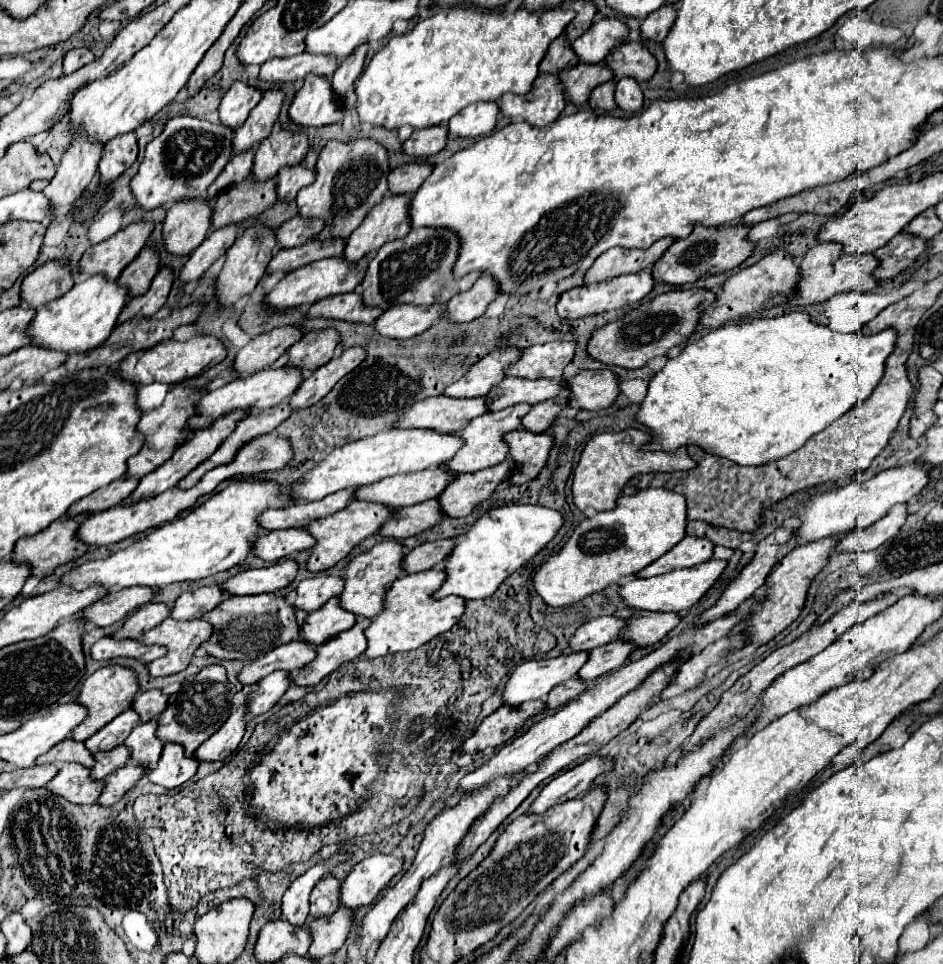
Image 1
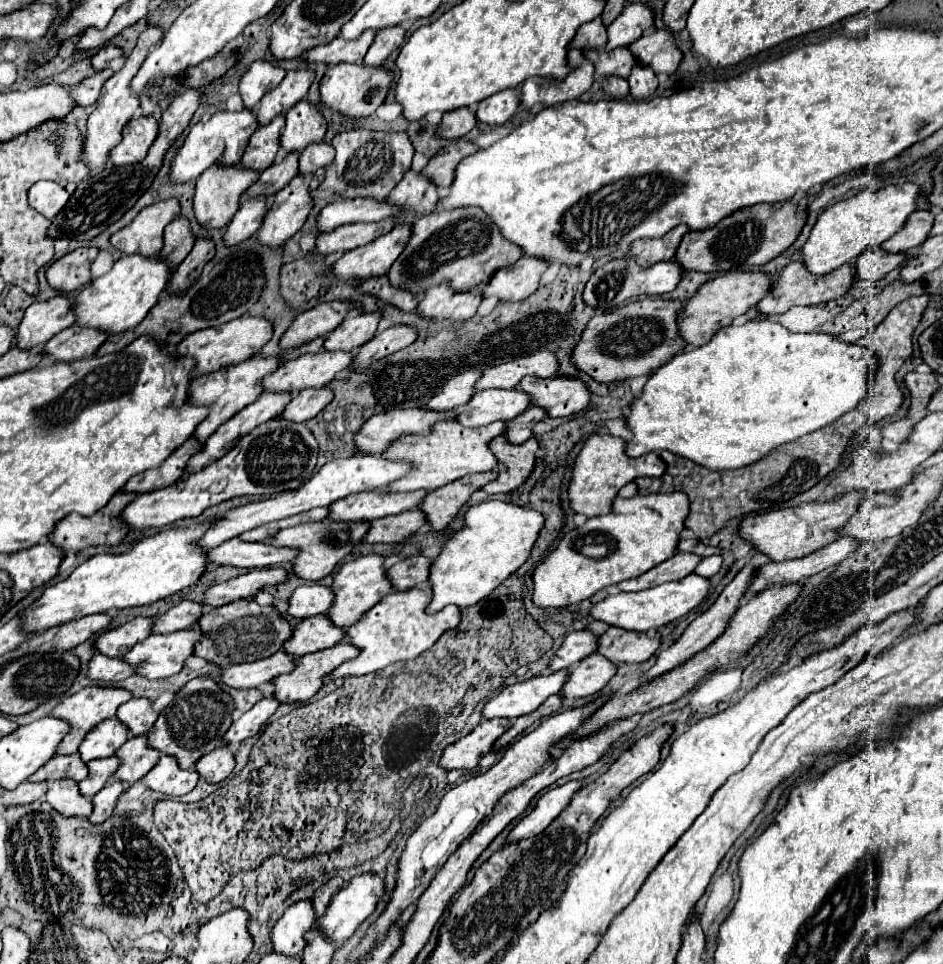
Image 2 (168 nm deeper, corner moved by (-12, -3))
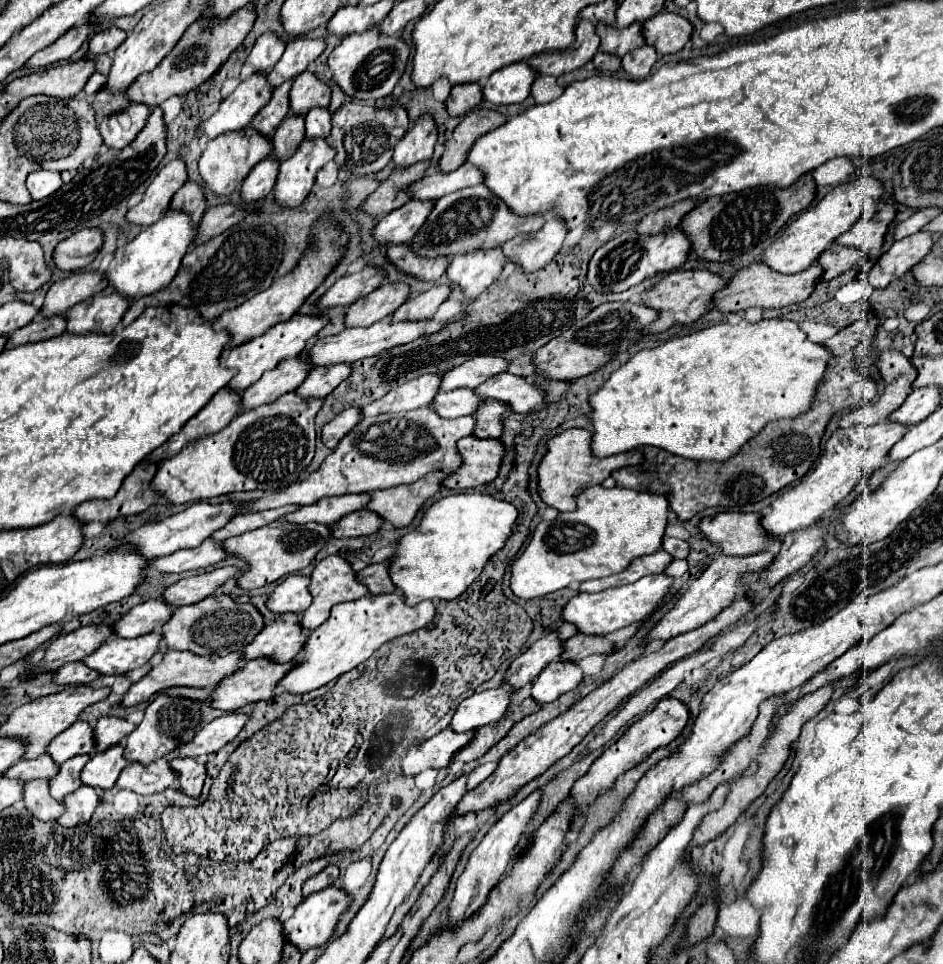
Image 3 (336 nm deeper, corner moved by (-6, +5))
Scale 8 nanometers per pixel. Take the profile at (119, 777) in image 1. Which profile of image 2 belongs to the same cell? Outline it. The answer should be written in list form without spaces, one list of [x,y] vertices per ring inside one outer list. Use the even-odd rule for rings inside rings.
[[[112,780],[96,796],[92,796],[92,802],[94,802],[94,812],[90,814],[92,824],[100,824],[110,818],[124,788],[126,788],[126,784],[122,780]]]

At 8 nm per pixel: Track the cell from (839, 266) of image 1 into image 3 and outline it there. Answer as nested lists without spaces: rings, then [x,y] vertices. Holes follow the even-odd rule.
[[[750,264],[748,268],[738,270],[728,284],[718,290],[714,294],[714,308],[720,312],[742,312],[746,308],[758,306],[758,308],[782,308],[782,306],[790,306],[796,302],[802,302],[810,296],[810,292],[814,290],[818,278],[822,274],[822,268],[818,268],[818,264],[808,266],[806,270],[798,272],[798,274],[780,274],[774,272],[770,268],[766,268],[766,264]]]

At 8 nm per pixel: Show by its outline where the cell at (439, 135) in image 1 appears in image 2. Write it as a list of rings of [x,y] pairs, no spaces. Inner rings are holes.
[[[470,110],[468,112],[446,112],[434,136],[442,140],[458,140],[464,134],[468,134],[474,126],[476,126],[476,118]]]

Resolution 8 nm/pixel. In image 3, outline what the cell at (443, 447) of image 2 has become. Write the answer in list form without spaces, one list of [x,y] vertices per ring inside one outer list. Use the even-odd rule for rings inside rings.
[[[430,408],[362,418],[338,442],[332,454],[326,456],[322,466],[316,472],[312,472],[306,480],[290,484],[268,496],[244,502],[242,512],[260,512],[286,504],[306,506],[306,504],[316,504],[326,496],[364,494],[378,488],[384,490],[400,484],[412,484],[434,470],[454,470],[458,468],[460,462],[456,452],[456,442],[464,436],[470,436],[472,430],[474,430],[474,416],[446,420],[430,412]]]

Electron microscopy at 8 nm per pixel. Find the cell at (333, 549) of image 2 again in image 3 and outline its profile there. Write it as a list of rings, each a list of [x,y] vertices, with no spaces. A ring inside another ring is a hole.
[[[276,520],[268,526],[244,532],[240,536],[226,538],[222,542],[222,548],[230,556],[240,558],[248,564],[248,570],[240,574],[236,584],[242,590],[254,590],[254,588],[266,586],[270,582],[276,582],[282,576],[288,576],[288,574],[294,574],[294,572],[306,568],[314,560],[314,556],[326,546],[328,538],[332,538],[332,536],[330,536],[328,526],[324,526],[324,524],[314,524],[314,522],[290,524],[286,520]]]

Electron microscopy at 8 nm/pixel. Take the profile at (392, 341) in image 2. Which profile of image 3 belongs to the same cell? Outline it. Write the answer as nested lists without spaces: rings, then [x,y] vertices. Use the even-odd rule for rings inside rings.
[[[438,284],[432,286],[430,290],[410,298],[406,304],[402,304],[396,312],[394,312],[394,320],[424,320],[424,318],[432,318],[438,310],[438,306],[448,298],[448,294],[452,292],[450,286],[446,284]]]

